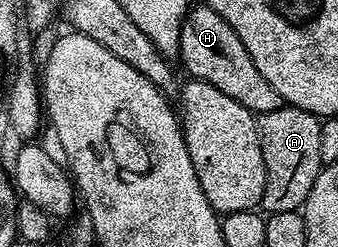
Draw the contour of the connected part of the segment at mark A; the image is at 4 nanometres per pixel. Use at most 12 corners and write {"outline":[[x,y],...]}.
{"outline":[[287,103],[256,117],[265,214],[297,212],[322,168],[321,118]]}

